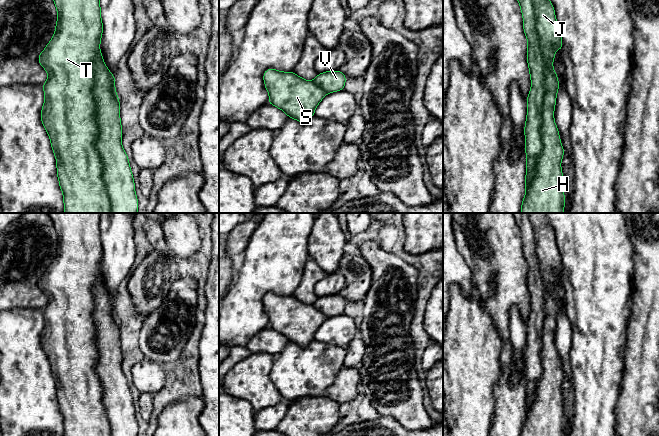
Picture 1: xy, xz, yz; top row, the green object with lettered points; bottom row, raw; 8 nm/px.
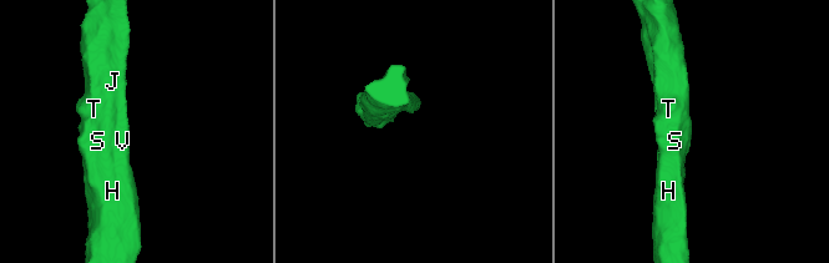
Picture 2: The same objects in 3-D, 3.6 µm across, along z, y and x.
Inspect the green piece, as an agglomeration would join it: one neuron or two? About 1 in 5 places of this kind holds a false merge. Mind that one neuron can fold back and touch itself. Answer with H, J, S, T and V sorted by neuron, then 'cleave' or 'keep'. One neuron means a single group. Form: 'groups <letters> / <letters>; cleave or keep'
groups H J S T V; keep

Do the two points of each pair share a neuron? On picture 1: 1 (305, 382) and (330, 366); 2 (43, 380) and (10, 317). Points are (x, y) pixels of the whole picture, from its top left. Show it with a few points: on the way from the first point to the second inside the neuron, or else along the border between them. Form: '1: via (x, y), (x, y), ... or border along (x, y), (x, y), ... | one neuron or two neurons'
1: via (311, 376), (321, 366), (324, 366) | one neuron
2: via (27, 365), (21, 358), (19, 333) | one neuron

